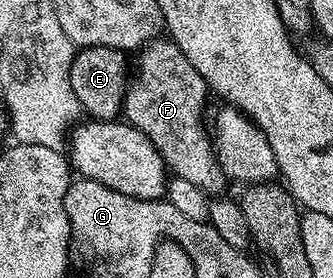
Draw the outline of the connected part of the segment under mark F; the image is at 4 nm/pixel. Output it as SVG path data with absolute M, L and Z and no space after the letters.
M158 36L142 46L135 58L135 69L125 88L124 121L139 128L159 152L165 169L174 178L195 184L205 195L217 196L227 185L227 179L211 145L207 122L201 119L205 97L210 97L209 85L195 72L191 60L165 36Z

